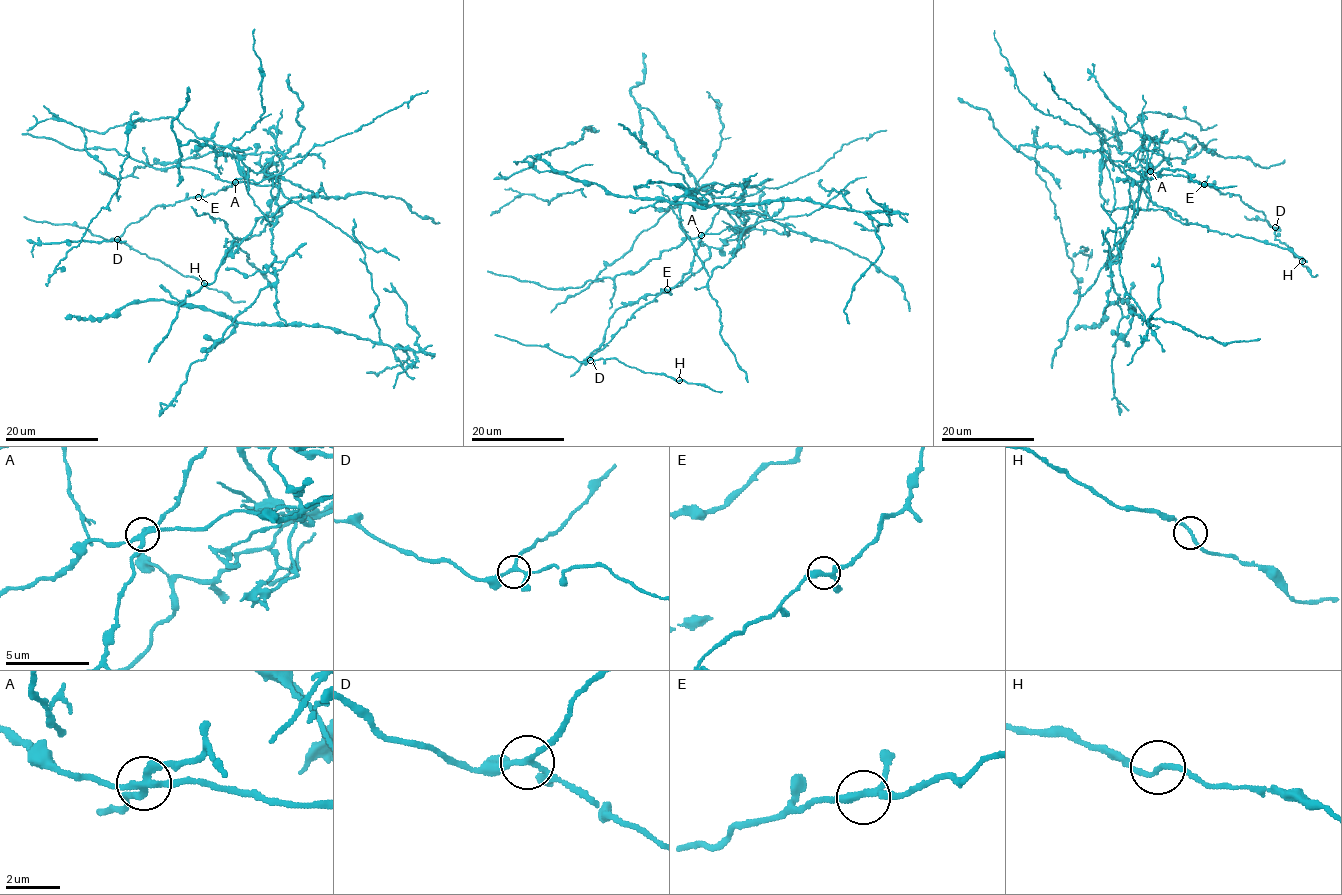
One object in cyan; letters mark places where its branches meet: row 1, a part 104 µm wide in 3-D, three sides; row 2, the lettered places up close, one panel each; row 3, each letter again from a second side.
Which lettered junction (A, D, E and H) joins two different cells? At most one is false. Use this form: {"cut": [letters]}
{"cut": ["A"]}

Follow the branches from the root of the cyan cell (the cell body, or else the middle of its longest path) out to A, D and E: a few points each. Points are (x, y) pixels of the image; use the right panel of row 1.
A: (1117, 327), (1121, 310), (1110, 263), (1131, 227), (1141, 176), (1149, 171)
D: (1117, 327), (1121, 310), (1110, 263), (1131, 227), (1145, 172), (1184, 175), (1221, 194), (1237, 194), (1275, 227)
E: (1117, 327), (1121, 310), (1110, 263), (1131, 227), (1141, 176), (1148, 170), (1184, 175), (1204, 184)

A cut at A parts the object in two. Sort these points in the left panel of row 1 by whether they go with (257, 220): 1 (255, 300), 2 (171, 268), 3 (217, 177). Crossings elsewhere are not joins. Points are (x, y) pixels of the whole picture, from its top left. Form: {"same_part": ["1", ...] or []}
{"same_part": ["1", "3"]}

